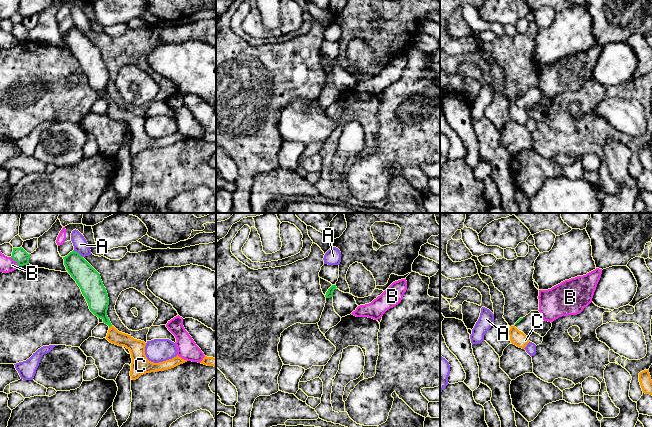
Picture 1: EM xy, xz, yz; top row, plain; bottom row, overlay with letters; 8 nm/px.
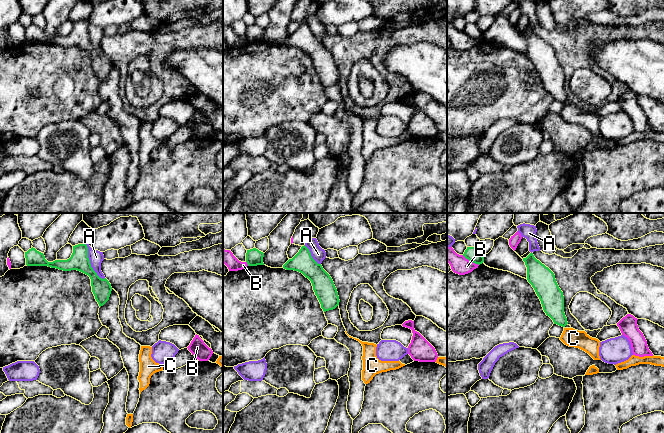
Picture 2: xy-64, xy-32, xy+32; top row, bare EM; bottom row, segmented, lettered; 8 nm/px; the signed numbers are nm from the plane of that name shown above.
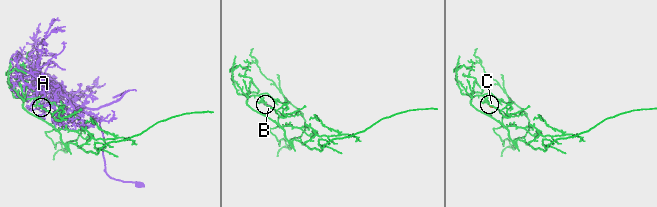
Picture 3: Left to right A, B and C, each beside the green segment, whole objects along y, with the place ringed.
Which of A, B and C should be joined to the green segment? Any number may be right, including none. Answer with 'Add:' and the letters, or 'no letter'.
Add: C

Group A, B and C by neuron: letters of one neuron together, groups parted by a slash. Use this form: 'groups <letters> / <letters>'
groups A / B / C

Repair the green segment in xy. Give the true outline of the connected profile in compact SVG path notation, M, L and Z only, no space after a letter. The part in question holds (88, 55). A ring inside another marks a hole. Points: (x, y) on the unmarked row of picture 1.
M76 27L63 33L66 46L76 57L85 73L90 87L109 102L106 115L115 121L126 123L131 130L130 152L132 156L151 148L164 147L187 138L178 131L172 135L154 139L145 131L146 119L134 115L131 111L119 108L107 92L109 74L100 50Z

